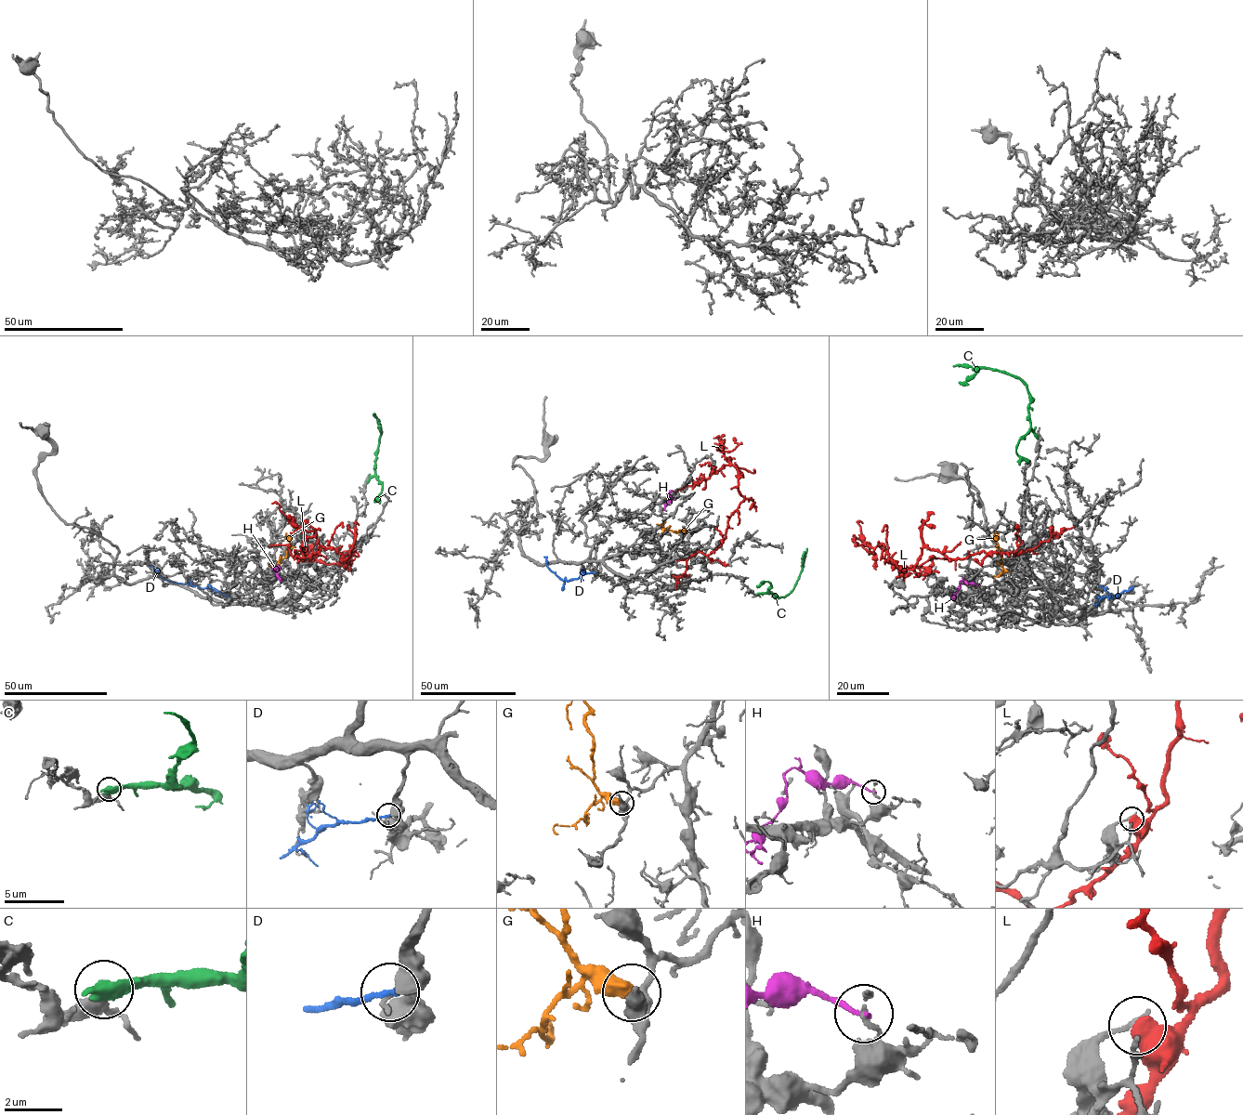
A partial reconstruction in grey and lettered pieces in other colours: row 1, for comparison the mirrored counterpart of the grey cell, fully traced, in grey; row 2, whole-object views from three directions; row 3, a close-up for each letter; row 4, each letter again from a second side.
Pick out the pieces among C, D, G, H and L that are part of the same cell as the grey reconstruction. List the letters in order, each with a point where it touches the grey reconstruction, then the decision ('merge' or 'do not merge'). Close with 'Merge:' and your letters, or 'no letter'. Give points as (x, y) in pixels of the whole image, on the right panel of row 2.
C: (1036, 436) | do not merge
D: (1094, 605) | do not merge
G: (1008, 571) | do not merge
H: (979, 585) | do not merge
L: (989, 556) | do not merge
Merge: no letter

